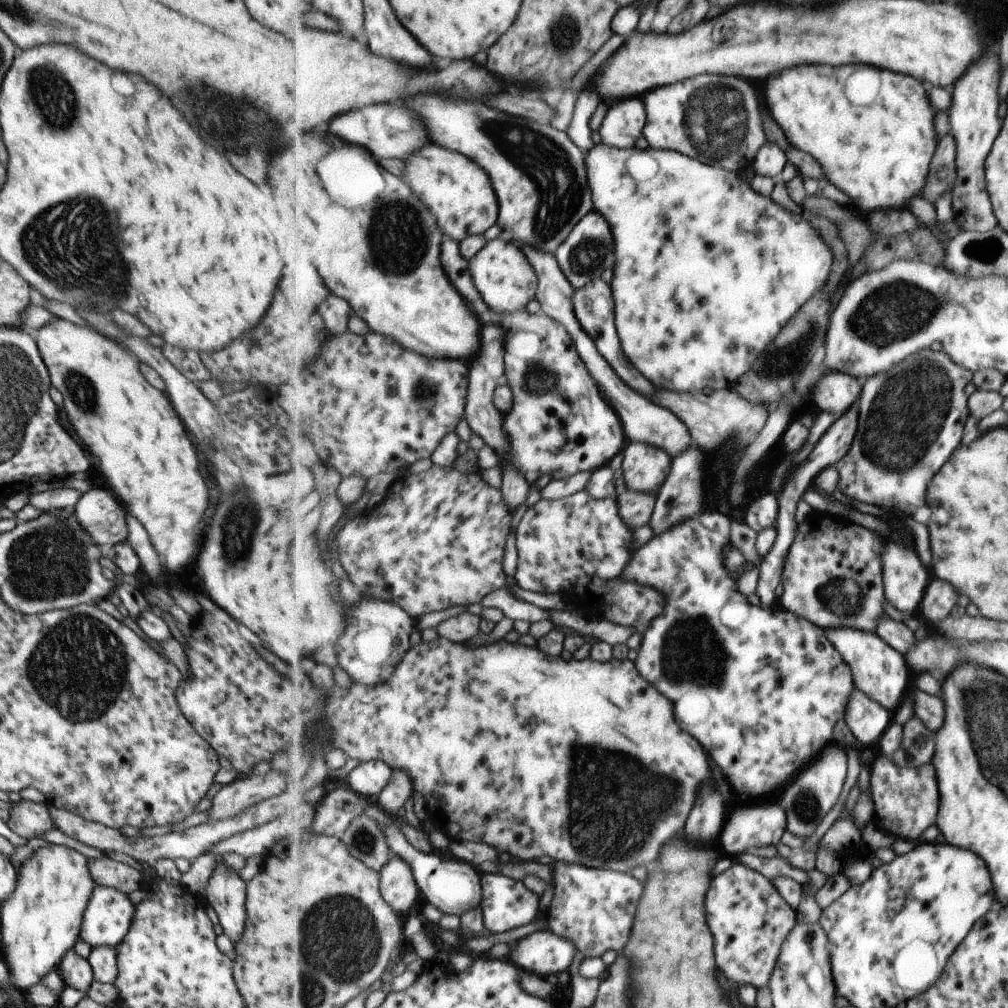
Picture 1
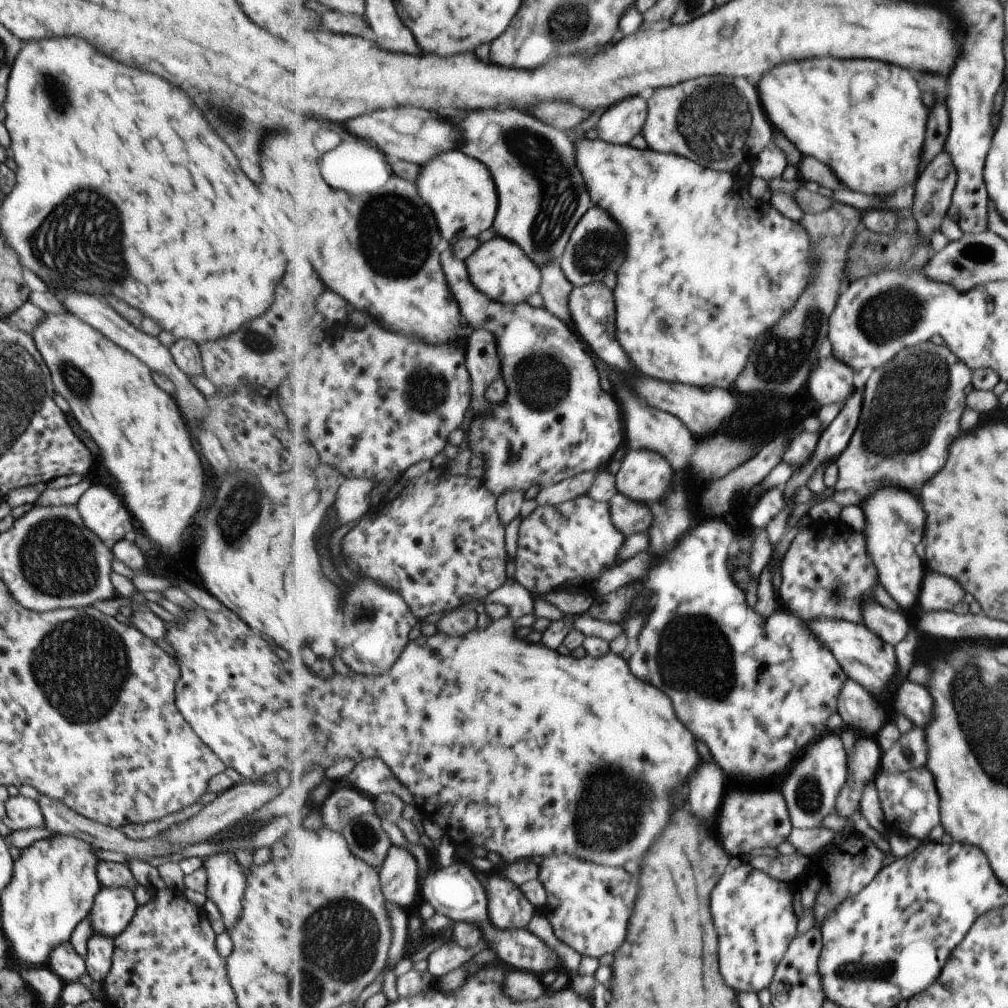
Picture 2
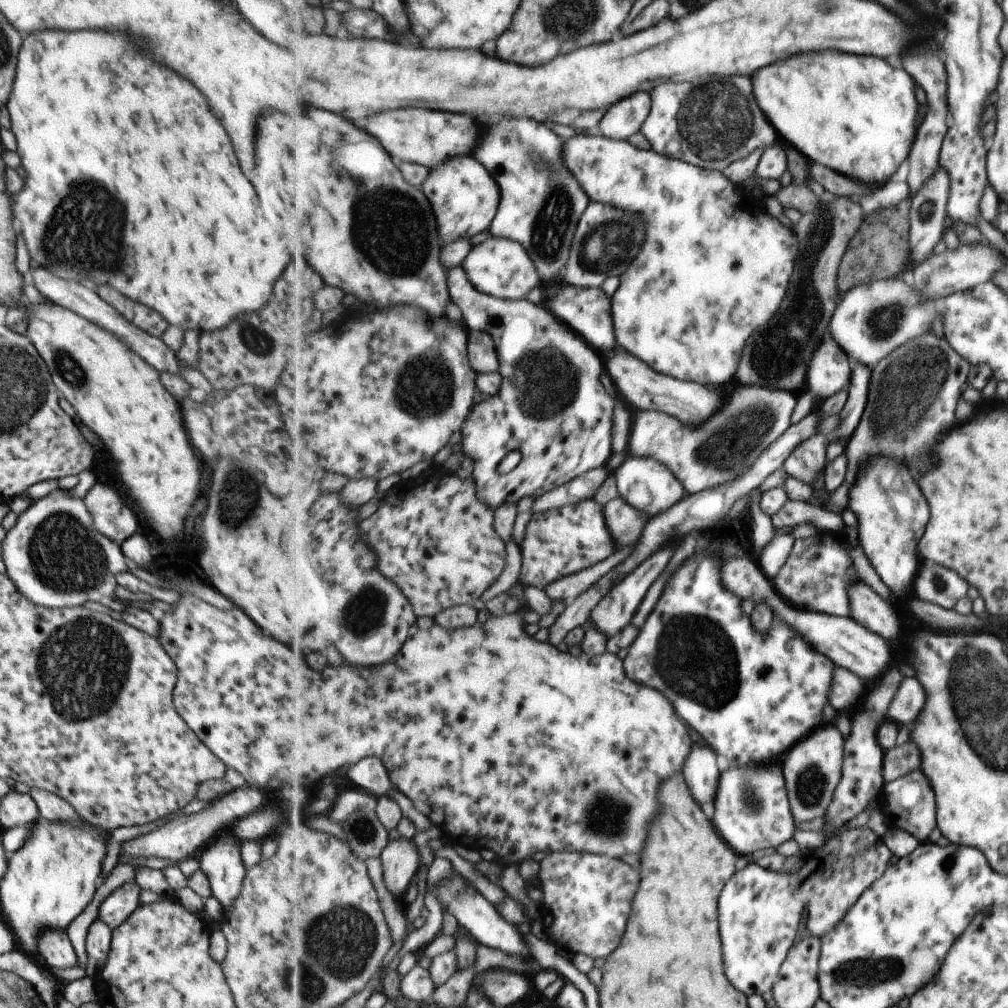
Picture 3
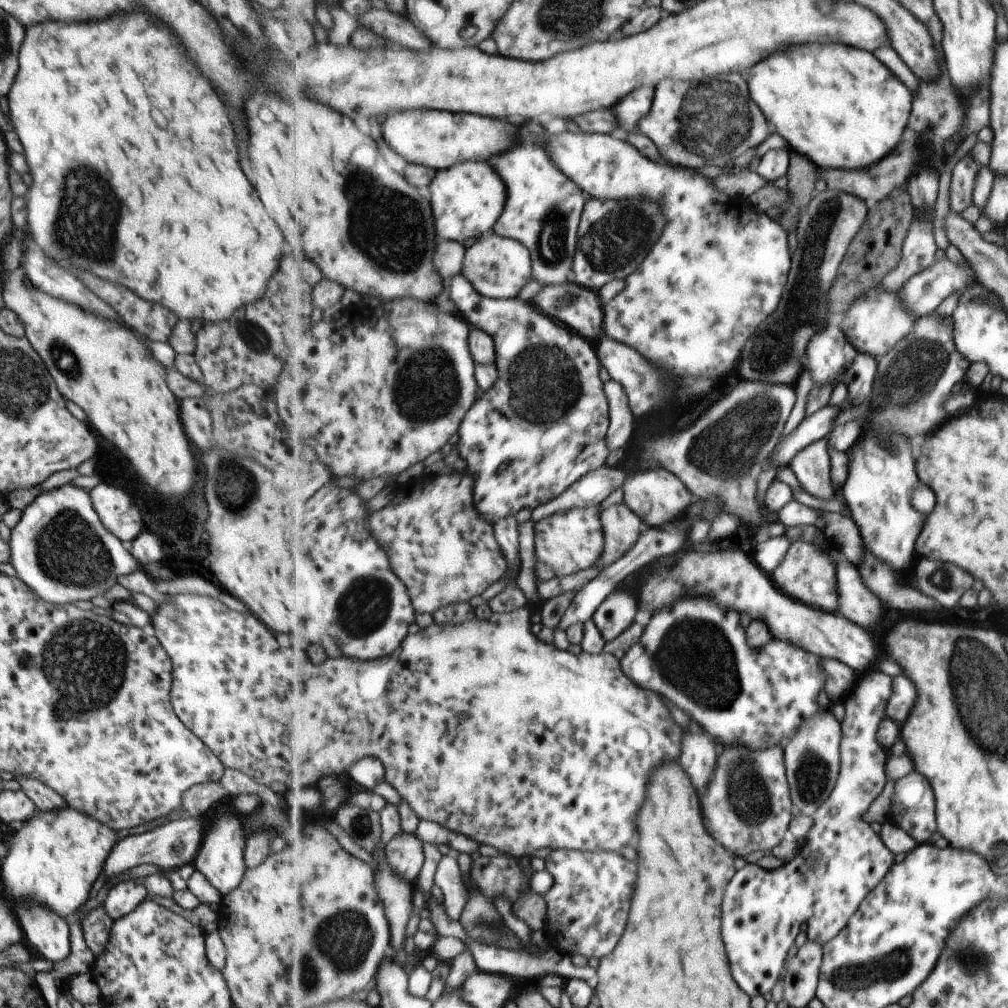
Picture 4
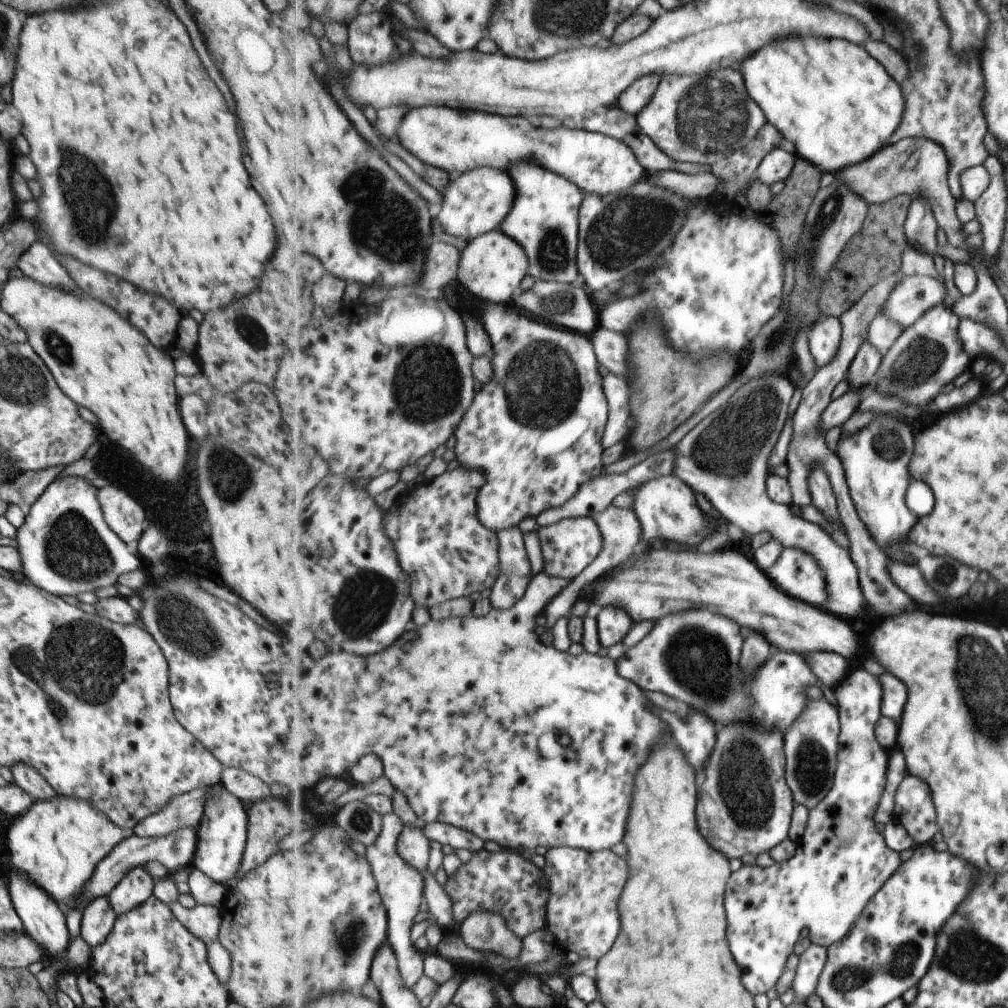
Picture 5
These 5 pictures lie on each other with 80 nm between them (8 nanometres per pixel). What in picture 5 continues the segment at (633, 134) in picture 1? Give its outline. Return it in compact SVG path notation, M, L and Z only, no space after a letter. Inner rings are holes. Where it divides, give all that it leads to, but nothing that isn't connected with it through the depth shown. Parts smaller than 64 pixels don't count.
M659 74L642 76L622 92L617 106L621 107L626 113L637 116L651 102L662 78L663 76L659 76Z

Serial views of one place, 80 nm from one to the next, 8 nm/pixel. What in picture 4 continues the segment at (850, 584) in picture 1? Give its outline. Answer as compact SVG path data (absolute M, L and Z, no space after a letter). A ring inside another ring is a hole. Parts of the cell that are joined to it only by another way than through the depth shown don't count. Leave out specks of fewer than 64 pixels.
M795 541L789 549L783 562L770 575L777 587L786 595L809 606L831 610L837 614L841 605L838 593L837 564L838 560L830 552L831 544L821 547L818 542Z

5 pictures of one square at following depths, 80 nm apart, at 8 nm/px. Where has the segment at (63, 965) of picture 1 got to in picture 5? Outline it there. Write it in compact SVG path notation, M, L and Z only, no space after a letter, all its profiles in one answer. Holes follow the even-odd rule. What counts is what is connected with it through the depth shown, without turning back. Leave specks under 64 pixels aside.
M11 871L8 874L8 893L25 931L47 954L47 960L63 956L67 948L65 914L58 904L42 888L39 888L27 875Z

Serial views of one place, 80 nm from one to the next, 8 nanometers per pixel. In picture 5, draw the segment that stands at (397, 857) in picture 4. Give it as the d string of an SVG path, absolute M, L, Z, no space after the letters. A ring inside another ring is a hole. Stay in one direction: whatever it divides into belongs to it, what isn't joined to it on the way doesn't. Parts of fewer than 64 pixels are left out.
M404 826L398 840L398 851L402 859L422 873L429 864L429 840L423 827Z

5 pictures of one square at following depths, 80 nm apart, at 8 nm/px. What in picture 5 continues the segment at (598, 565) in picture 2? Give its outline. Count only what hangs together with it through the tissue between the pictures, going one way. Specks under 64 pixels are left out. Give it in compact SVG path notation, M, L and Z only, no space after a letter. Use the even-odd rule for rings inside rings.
M594 517L562 520L559 524L541 527L538 535L544 552L544 571L552 577L572 581L599 556L604 545L602 531Z

